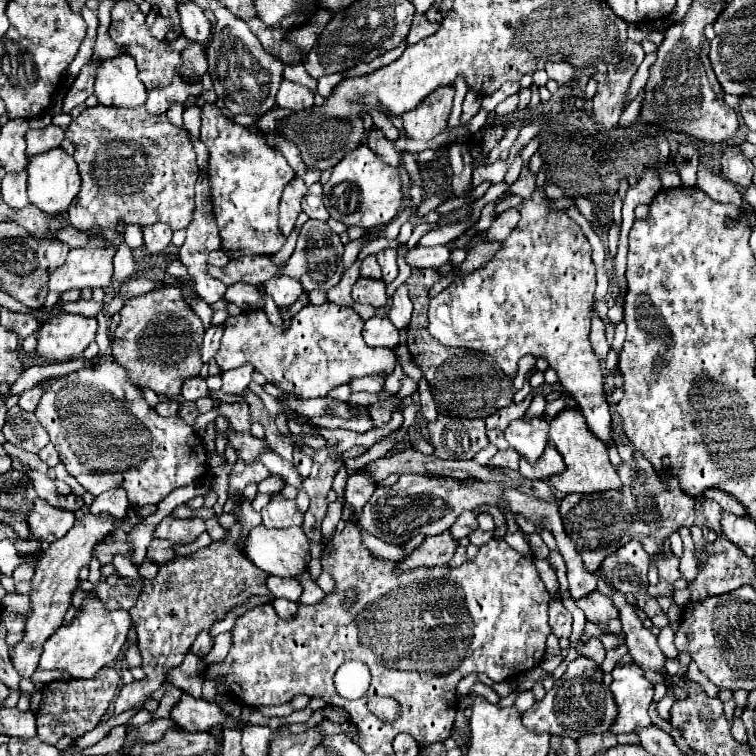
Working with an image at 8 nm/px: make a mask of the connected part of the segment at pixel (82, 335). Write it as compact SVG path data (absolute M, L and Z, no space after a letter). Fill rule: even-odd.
M59 314L37 328L37 356L43 362L65 362L83 356L83 350L95 340L97 320L79 314Z

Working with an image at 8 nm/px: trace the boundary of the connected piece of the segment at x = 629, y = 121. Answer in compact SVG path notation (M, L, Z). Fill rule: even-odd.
M639 92L639 96L623 110L623 114L621 114L621 120L619 120L619 128L621 130L629 130L629 128L633 128L633 124L635 124L635 120L637 120L637 116L639 116L639 100L643 98L643 92Z

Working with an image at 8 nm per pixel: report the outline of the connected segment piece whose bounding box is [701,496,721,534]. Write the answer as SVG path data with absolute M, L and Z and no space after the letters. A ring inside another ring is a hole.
M701 496L701 502L703 502L703 512L705 512L705 518L707 518L707 522L709 522L711 530L713 530L713 532L717 532L717 534L721 534L721 530L719 530L721 506L719 506L717 502L709 502L709 500L705 500L703 496Z

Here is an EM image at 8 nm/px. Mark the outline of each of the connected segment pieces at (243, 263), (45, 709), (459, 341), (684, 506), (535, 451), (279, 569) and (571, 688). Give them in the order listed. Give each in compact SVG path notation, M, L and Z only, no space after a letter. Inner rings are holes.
M253 254L253 256L235 258L225 268L217 268L217 266L207 264L207 272L213 278L225 282L227 286L233 282L247 282L247 284L257 286L257 284L263 284L265 280L273 278L279 272L279 268L271 264L269 256Z
M103 668L91 680L57 680L41 688L41 706L37 710L37 736L41 742L55 744L59 738L79 738L99 724L111 700L117 696L121 676L117 668Z
M535 190L531 198L525 198L519 208L521 220L517 228L503 242L503 248L483 268L455 278L443 292L429 300L429 332L443 346L459 346L467 350L487 352L495 358L507 376L517 374L517 362L525 354L543 356L557 372L563 388L579 404L589 430L607 446L617 448L613 440L613 422L609 412L607 394L603 390L603 372L597 354L589 342L591 328L591 304L595 292L595 264L591 258L591 246L581 228L563 212L551 212L547 198Z
M635 452L637 466L619 466L623 490L621 492L601 492L601 494L567 494L559 502L559 512L563 514L563 526L567 536L575 542L583 566L587 572L597 572L599 562L613 554L617 548L629 540L639 540L649 554L655 554L663 540L677 532L681 526L691 526L695 520L693 498L679 490L675 476L669 470L655 472L651 464Z
M539 416L533 420L513 420L505 430L505 440L513 450L523 454L529 464L535 464L547 446L549 422Z
M257 526L249 532L247 540L245 540L245 554L247 558L261 568L263 572L271 574L271 576L281 576L281 578L299 578L307 572L307 554L309 554L311 546L309 546L309 538L303 534L303 530L299 526L291 526L285 530L267 530L263 526Z
M577 658L567 666L567 672L555 680L555 686L545 694L545 698L531 710L523 712L521 722L531 732L549 732L557 736L579 738L583 734L603 734L615 720L615 702L609 688L603 686L601 676L591 676L597 672L597 664L589 658Z

